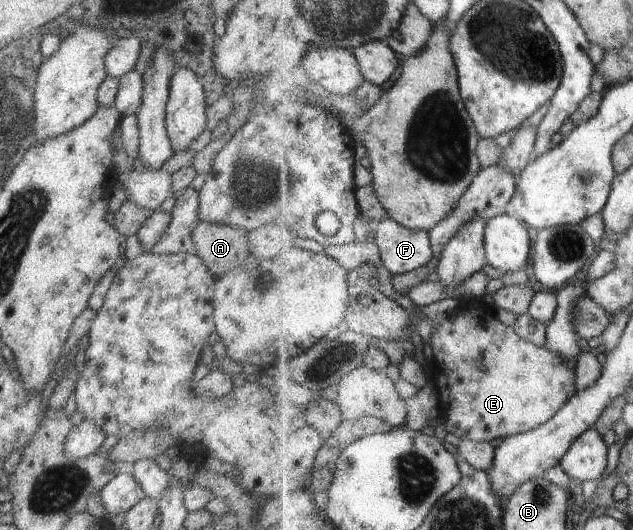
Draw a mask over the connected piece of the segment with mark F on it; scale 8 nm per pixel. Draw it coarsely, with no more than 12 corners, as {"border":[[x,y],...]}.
{"border":[[392,217],[379,224],[383,264],[393,275],[433,262],[431,232]]}

